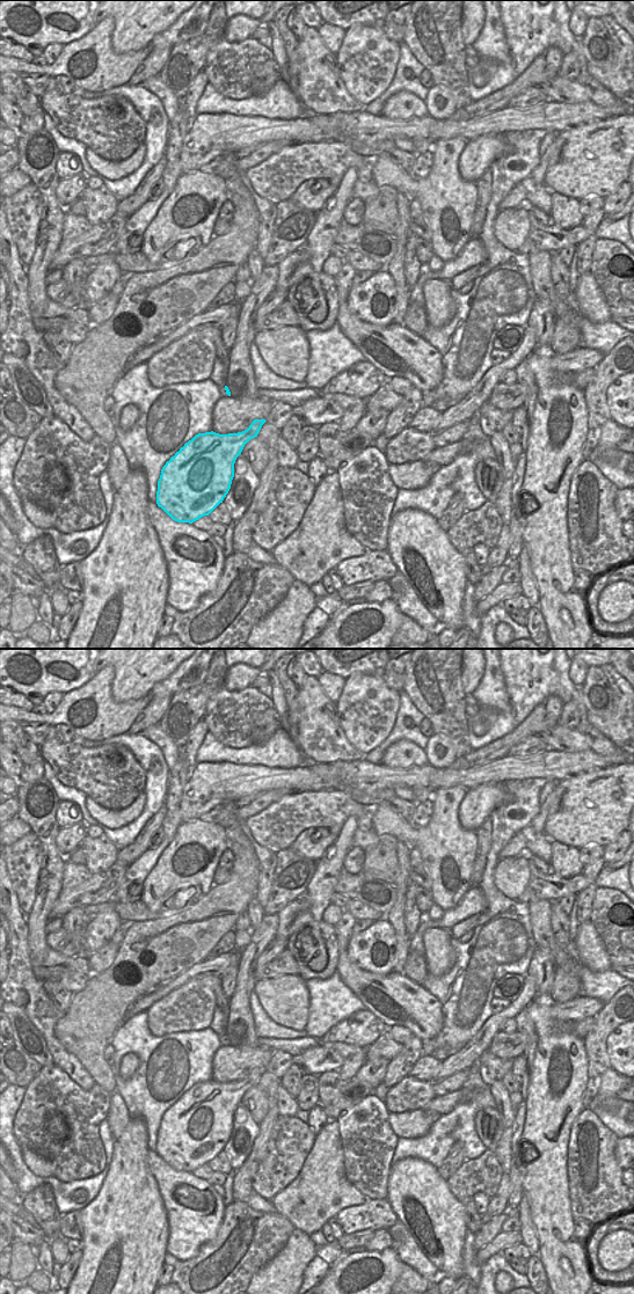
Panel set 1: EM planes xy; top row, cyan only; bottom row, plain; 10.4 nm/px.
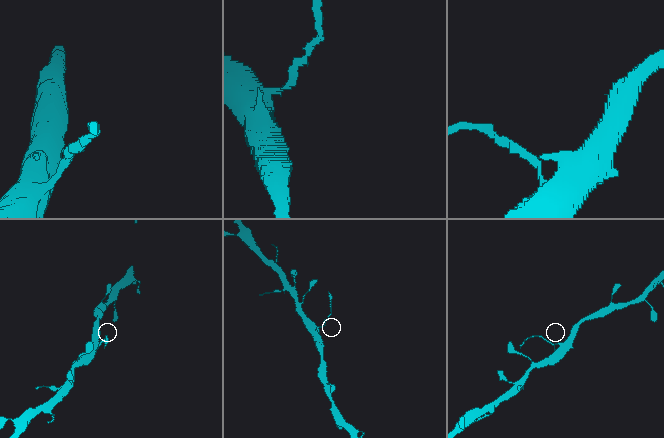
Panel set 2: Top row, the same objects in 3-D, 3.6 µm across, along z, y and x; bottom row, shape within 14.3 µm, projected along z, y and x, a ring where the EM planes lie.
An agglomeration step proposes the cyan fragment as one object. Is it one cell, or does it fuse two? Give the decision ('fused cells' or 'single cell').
fused cells

